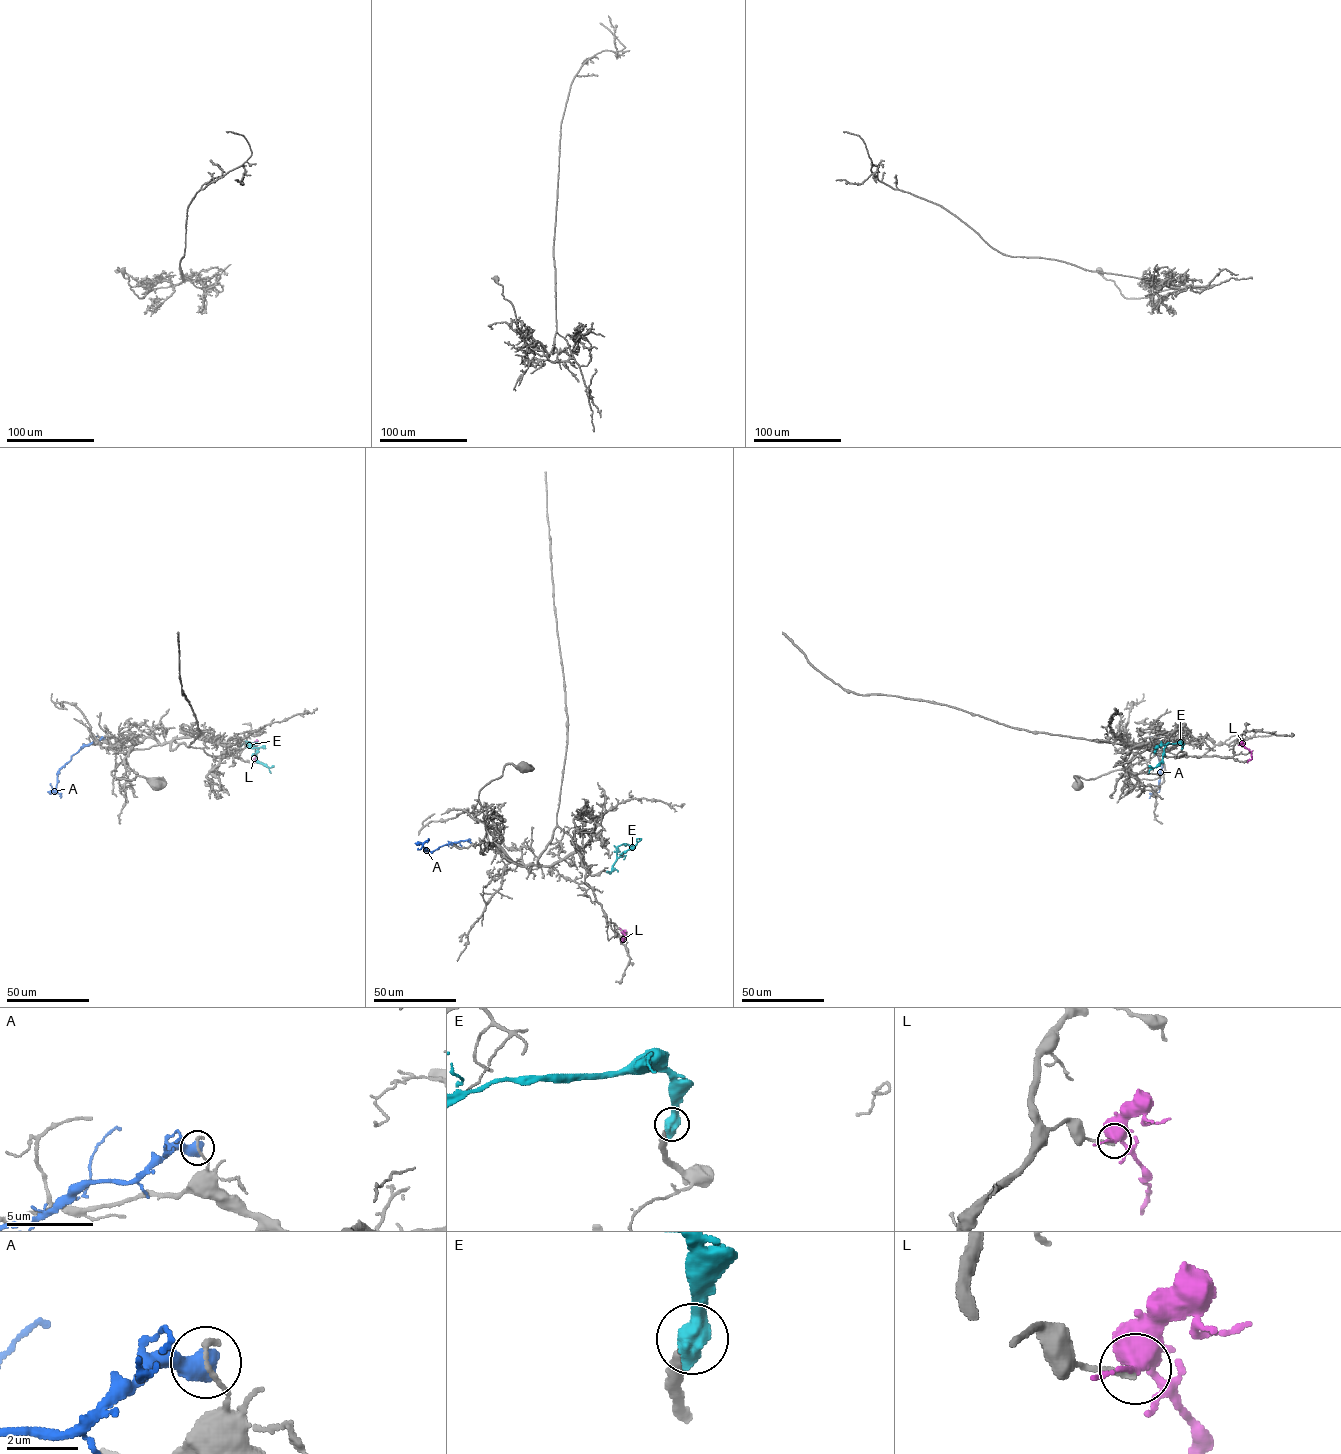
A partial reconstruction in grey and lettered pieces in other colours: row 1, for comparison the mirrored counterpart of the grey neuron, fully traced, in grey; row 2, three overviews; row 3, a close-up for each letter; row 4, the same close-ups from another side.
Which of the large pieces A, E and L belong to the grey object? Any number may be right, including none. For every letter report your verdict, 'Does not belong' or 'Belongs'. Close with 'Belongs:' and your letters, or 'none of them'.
A: Does not belong
E: Belongs
L: Does not belong
Belongs: E

